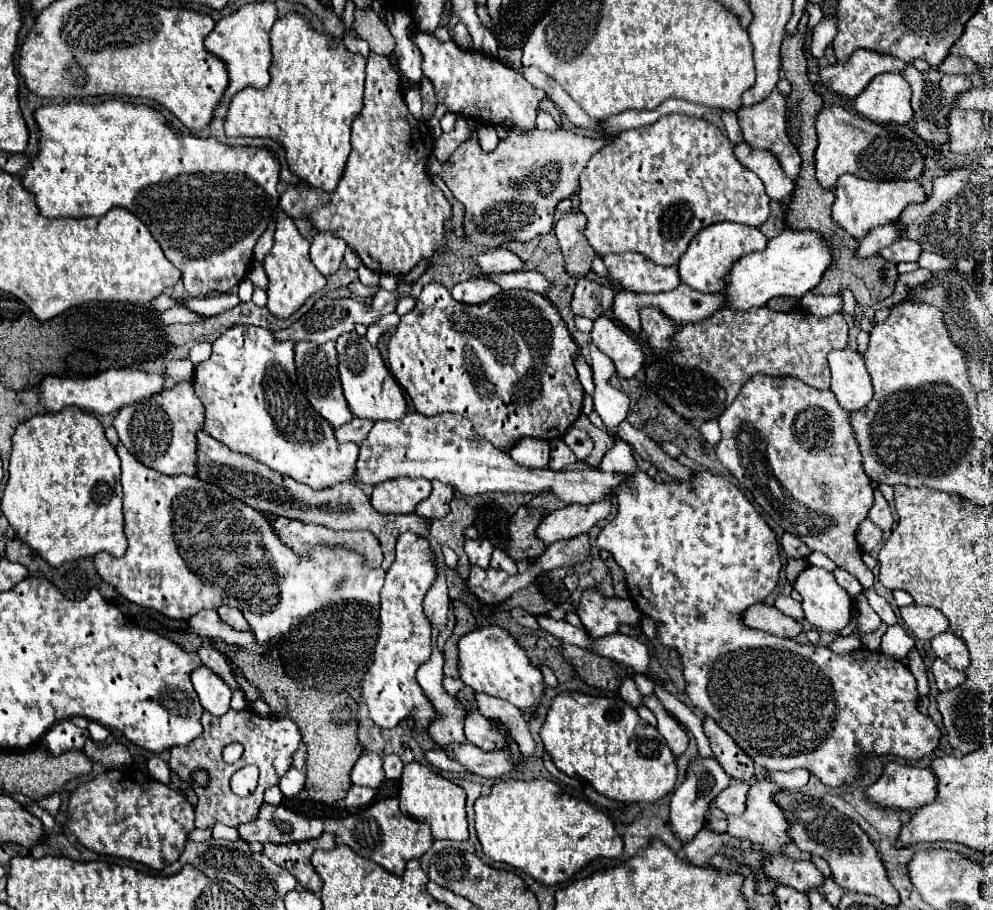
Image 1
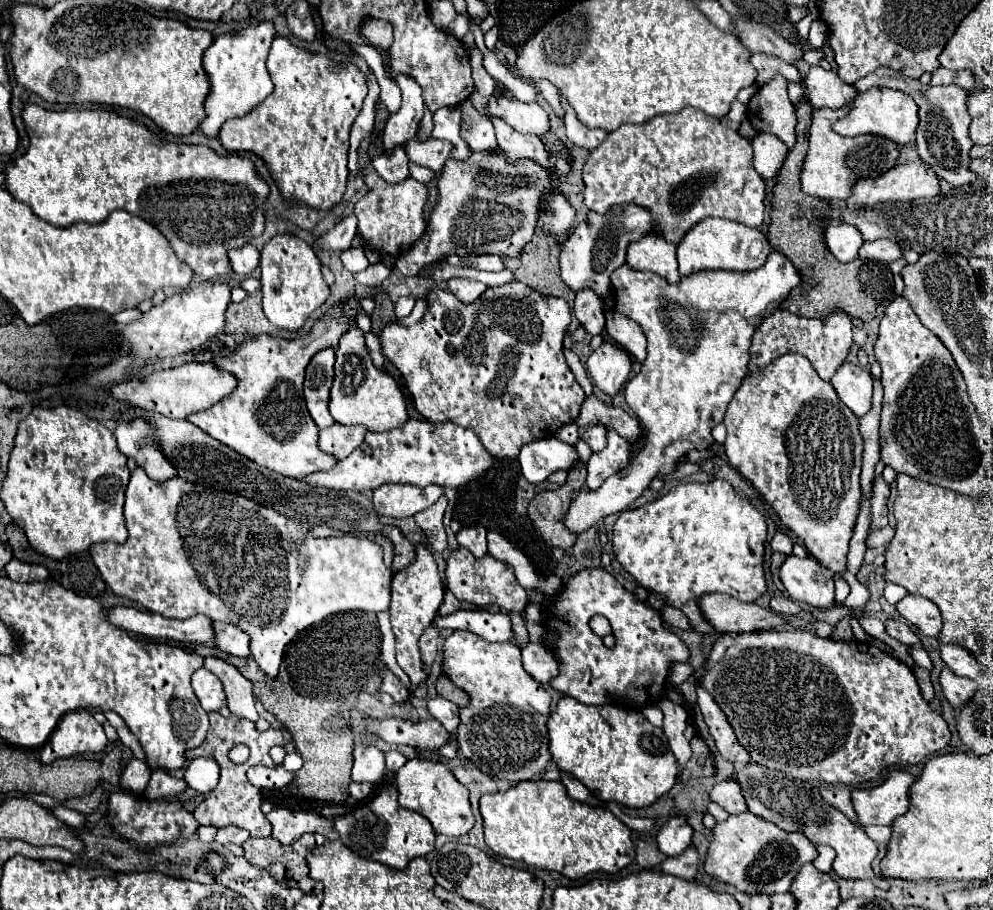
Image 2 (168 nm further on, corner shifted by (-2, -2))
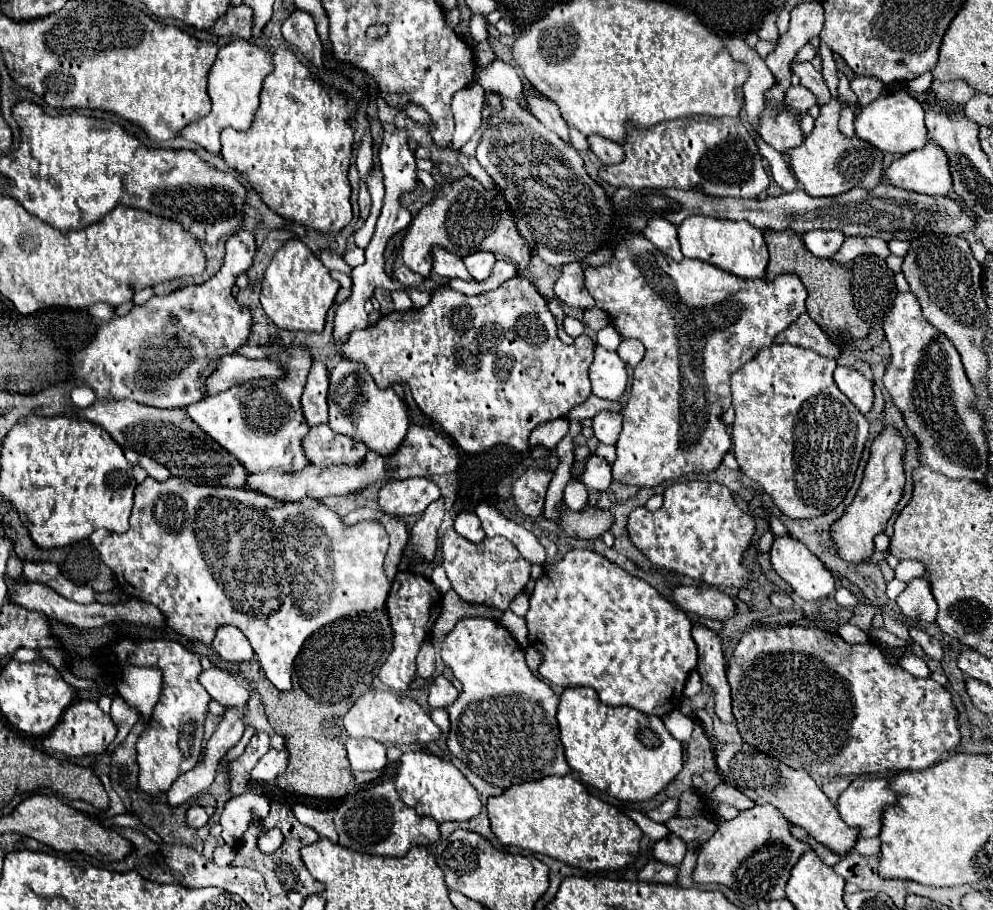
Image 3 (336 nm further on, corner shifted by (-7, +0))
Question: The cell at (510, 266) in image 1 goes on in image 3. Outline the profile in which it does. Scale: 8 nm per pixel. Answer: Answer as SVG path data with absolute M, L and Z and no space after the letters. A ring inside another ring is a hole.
M474 252L464 258L464 264L476 282L484 282L490 276L494 262L496 258L490 252Z

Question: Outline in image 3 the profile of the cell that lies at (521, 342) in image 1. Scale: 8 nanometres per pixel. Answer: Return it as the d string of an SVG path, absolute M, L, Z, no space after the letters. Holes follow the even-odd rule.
M514 276L500 288L478 296L466 296L444 284L432 292L432 300L426 308L390 312L376 324L354 330L350 338L338 346L338 354L362 362L378 388L390 388L398 382L408 384L422 414L438 422L464 452L474 454L498 444L512 446L520 452L528 450L530 432L538 424L566 418L572 406L582 404L590 396L588 368L592 364L594 346L586 334L576 338L572 346L562 344L556 334L556 320L542 294L530 280Z

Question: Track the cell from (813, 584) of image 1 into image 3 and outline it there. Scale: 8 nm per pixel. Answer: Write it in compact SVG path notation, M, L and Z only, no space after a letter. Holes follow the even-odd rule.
M776 536L770 546L770 562L776 574L786 580L794 592L804 600L820 600L826 598L830 592L834 592L834 578L830 570L808 550L806 544L792 536Z

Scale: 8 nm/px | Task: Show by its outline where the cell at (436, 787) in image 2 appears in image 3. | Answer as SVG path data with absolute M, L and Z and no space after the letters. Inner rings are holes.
M424 750L402 754L396 776L396 790L402 802L414 808L418 816L430 816L438 824L448 820L470 820L482 808L474 786L464 778L464 774L452 762L442 760Z

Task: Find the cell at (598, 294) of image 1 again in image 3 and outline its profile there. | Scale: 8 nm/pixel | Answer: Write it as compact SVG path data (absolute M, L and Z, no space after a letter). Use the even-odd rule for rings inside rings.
M592 308L590 312L584 312L584 324L590 326L594 332L598 332L610 324L610 316L606 316L606 312L598 308Z

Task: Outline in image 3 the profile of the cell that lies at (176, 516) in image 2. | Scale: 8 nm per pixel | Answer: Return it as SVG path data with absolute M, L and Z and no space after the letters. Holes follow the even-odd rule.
M170 476L166 482L158 482L154 478L146 478L142 484L136 486L136 498L134 498L134 510L130 520L130 530L126 534L116 534L112 530L98 530L90 536L92 544L100 552L102 562L114 572L118 578L118 584L134 598L144 600L148 604L154 604L166 618L166 624L192 640L200 640L204 644L210 644L214 640L214 634L220 626L232 624L244 632L244 636L250 640L254 654L258 658L258 664L262 666L266 678L278 688L278 690L290 690L292 688L292 668L294 660L304 644L304 640L318 628L335 622L341 617L386 610L384 600L390 590L390 580L384 572L384 556L388 550L388 534L380 522L358 522L354 526L348 526L342 522L342 518L330 510L326 504L318 500L300 500L294 504L270 504L266 496L254 496L252 492L242 492L242 488L218 488L218 486L194 486L188 480ZM312 568L312 570L310 570ZM310 570L310 572L308 572ZM318 582L324 582L324 586L318 588ZM380 582L380 584L378 584ZM170 584L170 588L166 586ZM320 600L328 600L326 608L320 606Z

